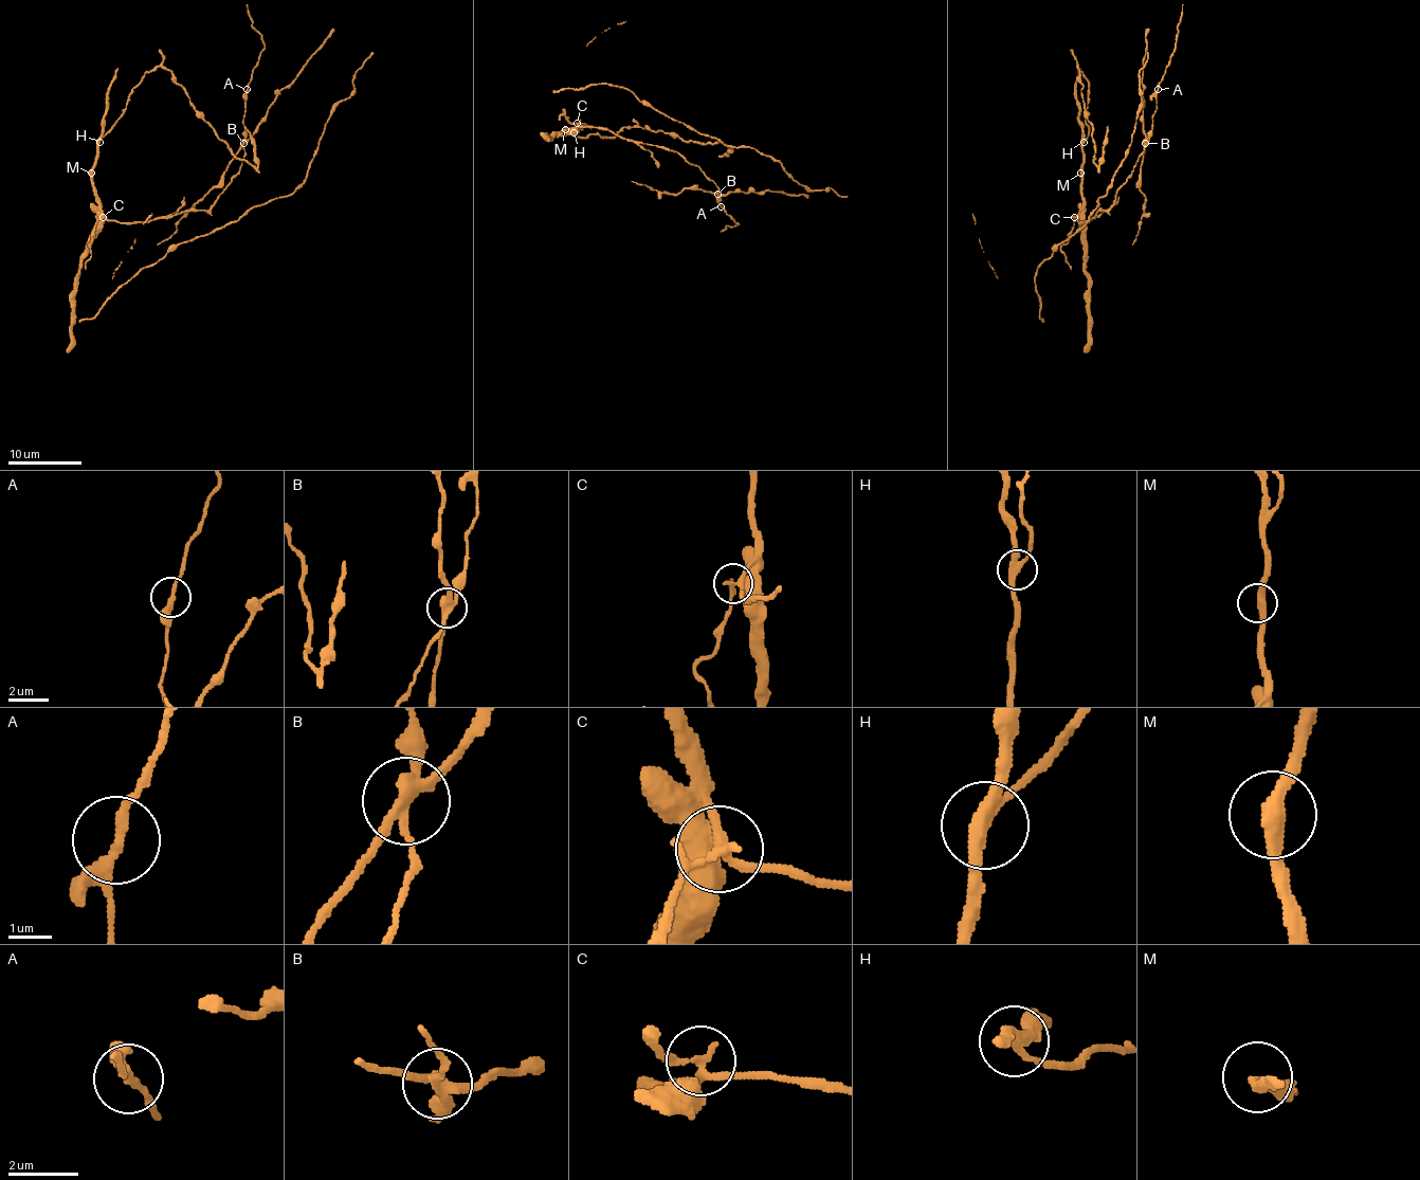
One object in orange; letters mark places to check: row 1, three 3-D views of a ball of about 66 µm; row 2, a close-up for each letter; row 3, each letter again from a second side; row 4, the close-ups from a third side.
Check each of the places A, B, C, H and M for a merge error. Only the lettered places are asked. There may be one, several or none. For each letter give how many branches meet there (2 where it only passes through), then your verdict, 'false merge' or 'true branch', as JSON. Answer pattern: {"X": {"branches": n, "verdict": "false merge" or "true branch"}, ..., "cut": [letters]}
{"A": {"branches": 3, "verdict": "true branch"}, "B": {"branches": 4, "verdict": "false merge"}, "C": {"branches": 4, "verdict": "false merge"}, "H": {"branches": 3, "verdict": "false merge"}, "M": {"branches": 2, "verdict": "true branch"}, "cut": ["B", "C", "H"]}

